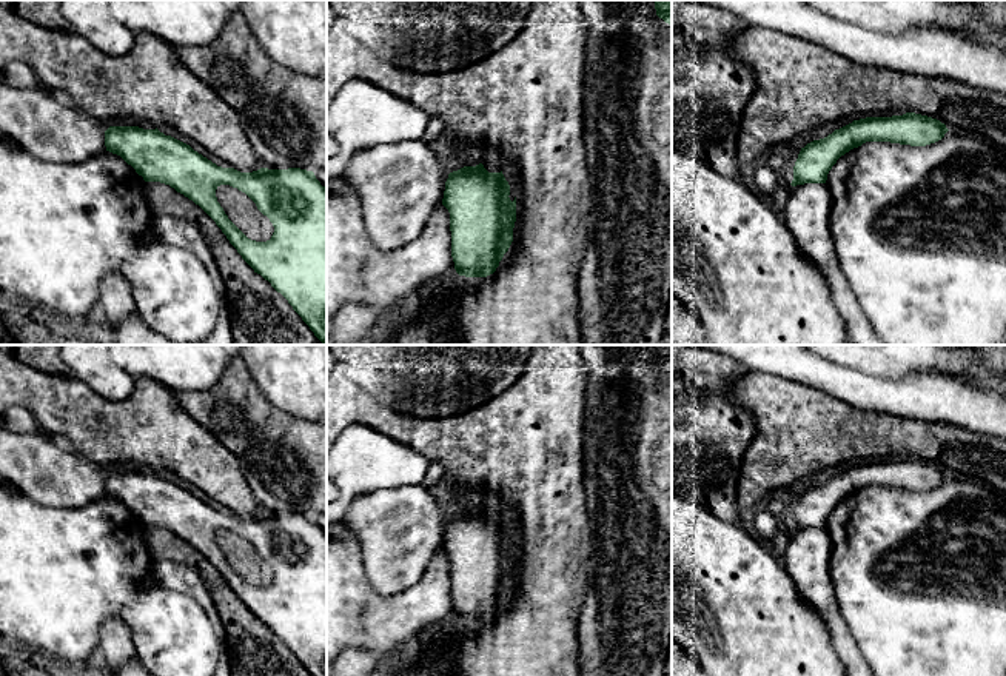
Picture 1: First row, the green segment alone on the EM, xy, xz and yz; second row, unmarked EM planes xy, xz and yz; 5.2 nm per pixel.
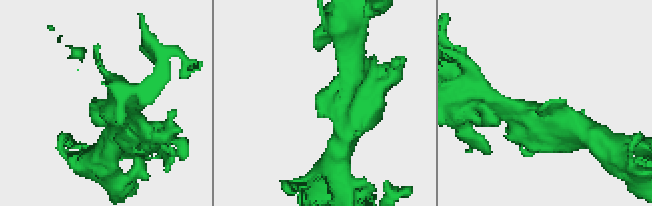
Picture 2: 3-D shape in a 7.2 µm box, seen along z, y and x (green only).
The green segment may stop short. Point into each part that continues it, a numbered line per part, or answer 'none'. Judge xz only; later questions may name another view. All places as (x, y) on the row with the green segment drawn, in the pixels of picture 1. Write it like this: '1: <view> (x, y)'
none

